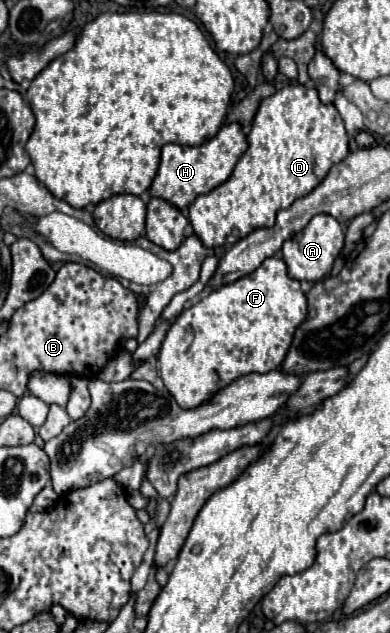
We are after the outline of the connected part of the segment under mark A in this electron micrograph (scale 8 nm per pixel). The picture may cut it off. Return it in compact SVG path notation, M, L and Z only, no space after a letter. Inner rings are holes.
M316 214L308 226L298 232L292 240L286 240L282 246L282 260L288 266L288 276L294 280L308 280L308 282L318 282L326 278L332 270L334 260L344 248L344 232L338 220L334 220L328 214Z

